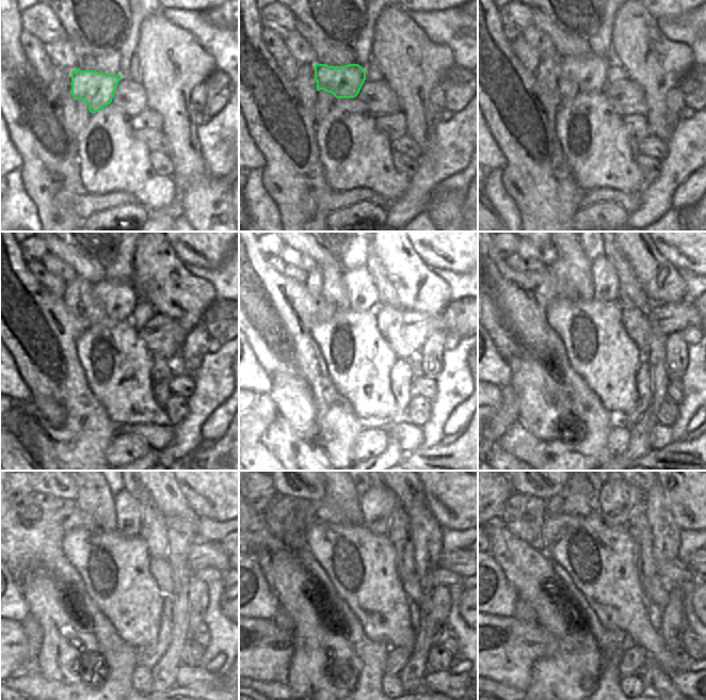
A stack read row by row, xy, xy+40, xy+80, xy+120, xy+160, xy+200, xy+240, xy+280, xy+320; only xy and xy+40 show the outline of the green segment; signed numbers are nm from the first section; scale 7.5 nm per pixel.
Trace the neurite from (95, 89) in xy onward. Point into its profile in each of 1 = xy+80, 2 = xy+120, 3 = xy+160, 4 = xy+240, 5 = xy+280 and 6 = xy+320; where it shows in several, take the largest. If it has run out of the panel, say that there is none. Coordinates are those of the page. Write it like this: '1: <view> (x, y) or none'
1: xy+80 (589, 73)
2: xy+120 (106, 301)
3: xy+160 (340, 289)
4: xy+240 (123, 513)
5: xy+280 (371, 508)
6: xy+320 (616, 500)

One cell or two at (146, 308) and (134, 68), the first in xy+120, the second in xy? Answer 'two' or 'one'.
one

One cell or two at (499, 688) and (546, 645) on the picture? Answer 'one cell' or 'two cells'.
two cells

